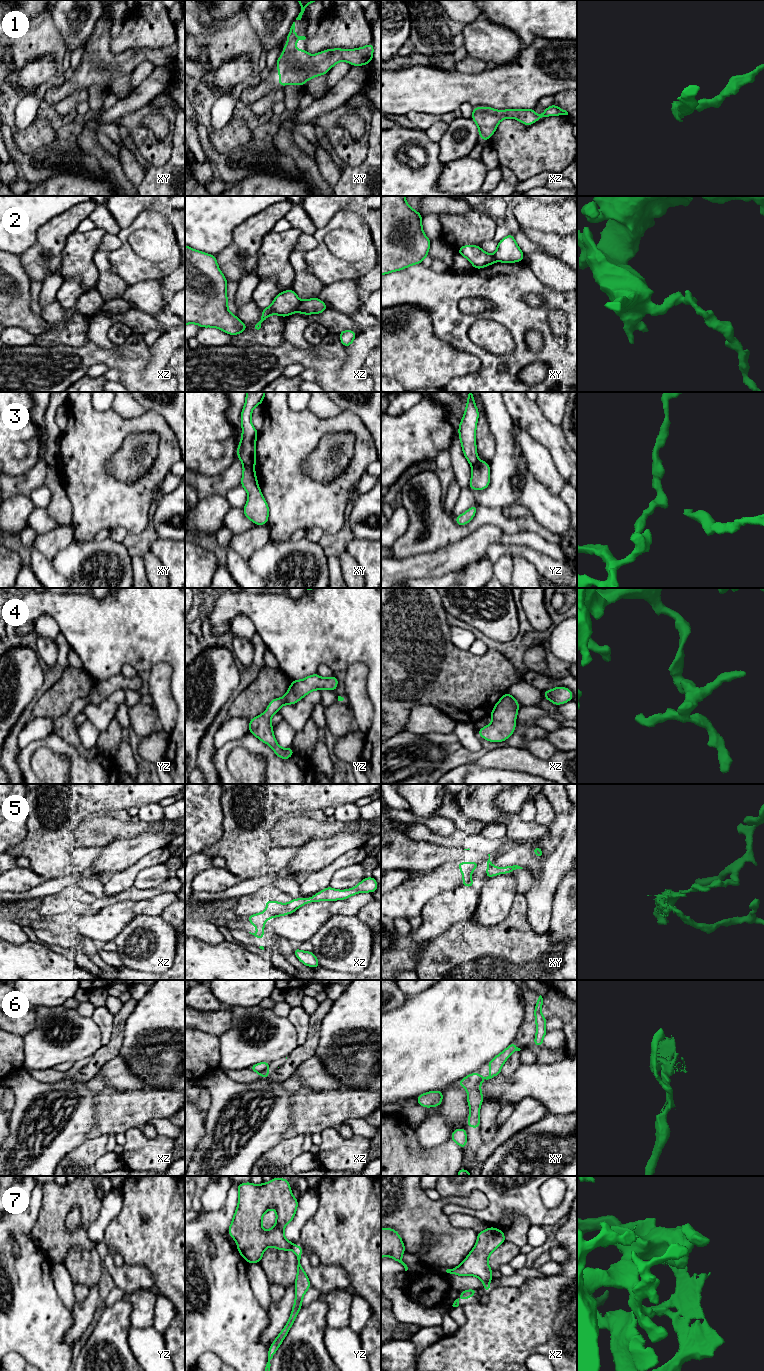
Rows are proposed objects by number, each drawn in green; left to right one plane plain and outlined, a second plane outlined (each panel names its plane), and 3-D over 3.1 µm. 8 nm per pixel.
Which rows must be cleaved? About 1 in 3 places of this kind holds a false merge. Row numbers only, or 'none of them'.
2, 3, 6, 7

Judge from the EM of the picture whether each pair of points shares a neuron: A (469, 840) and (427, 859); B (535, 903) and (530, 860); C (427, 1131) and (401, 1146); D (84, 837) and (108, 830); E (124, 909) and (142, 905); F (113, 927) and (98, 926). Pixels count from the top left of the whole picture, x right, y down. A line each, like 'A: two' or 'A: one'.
A: two
B: one
C: two
D: one
E: two
F: one

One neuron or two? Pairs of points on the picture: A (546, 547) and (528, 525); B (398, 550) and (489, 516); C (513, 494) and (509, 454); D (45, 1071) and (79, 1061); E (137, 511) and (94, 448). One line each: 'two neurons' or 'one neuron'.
A: two neurons
B: one neuron
C: one neuron
D: one neuron
E: one neuron

